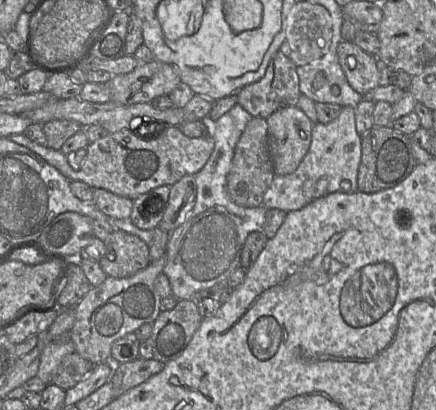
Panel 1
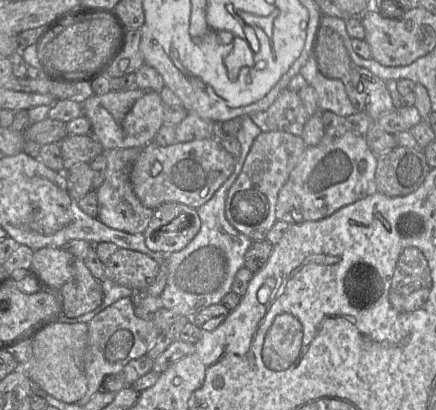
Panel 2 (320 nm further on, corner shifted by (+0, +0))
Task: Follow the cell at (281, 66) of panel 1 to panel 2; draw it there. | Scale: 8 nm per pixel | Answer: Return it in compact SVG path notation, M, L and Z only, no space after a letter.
M288 88L280 92L267 110L249 116L263 132L284 131L300 137L309 118L298 93Z

